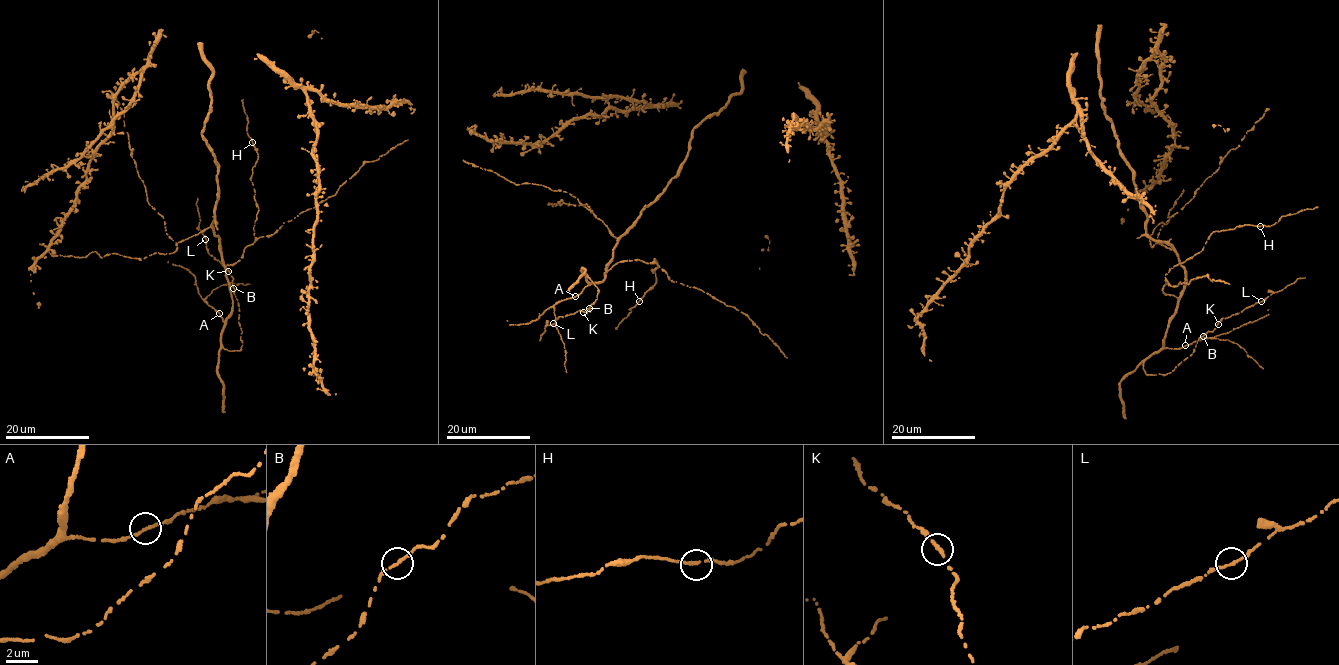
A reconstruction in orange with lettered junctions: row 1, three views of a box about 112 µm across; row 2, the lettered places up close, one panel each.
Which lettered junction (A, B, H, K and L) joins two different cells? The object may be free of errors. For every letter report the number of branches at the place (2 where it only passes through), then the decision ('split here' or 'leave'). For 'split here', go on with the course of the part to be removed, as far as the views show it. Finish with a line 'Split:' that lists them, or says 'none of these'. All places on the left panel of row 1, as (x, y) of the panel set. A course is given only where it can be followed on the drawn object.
A: 2 | leave
B: 2 | leave
H: 2 | leave
K: 2 | leave
L: 2 | leave
Split: none of these

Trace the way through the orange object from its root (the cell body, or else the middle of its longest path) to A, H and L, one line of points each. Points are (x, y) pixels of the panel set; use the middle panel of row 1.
A: (638, 216), (619, 237), (611, 262), (604, 270), (604, 280), (588, 284), (576, 296)
H: (638, 216), (619, 237), (605, 269), (618, 261), (655, 258), (656, 283), (639, 301)
L: (638, 216), (619, 237), (604, 280), (585, 277), (598, 289), (590, 312), (553, 323)

